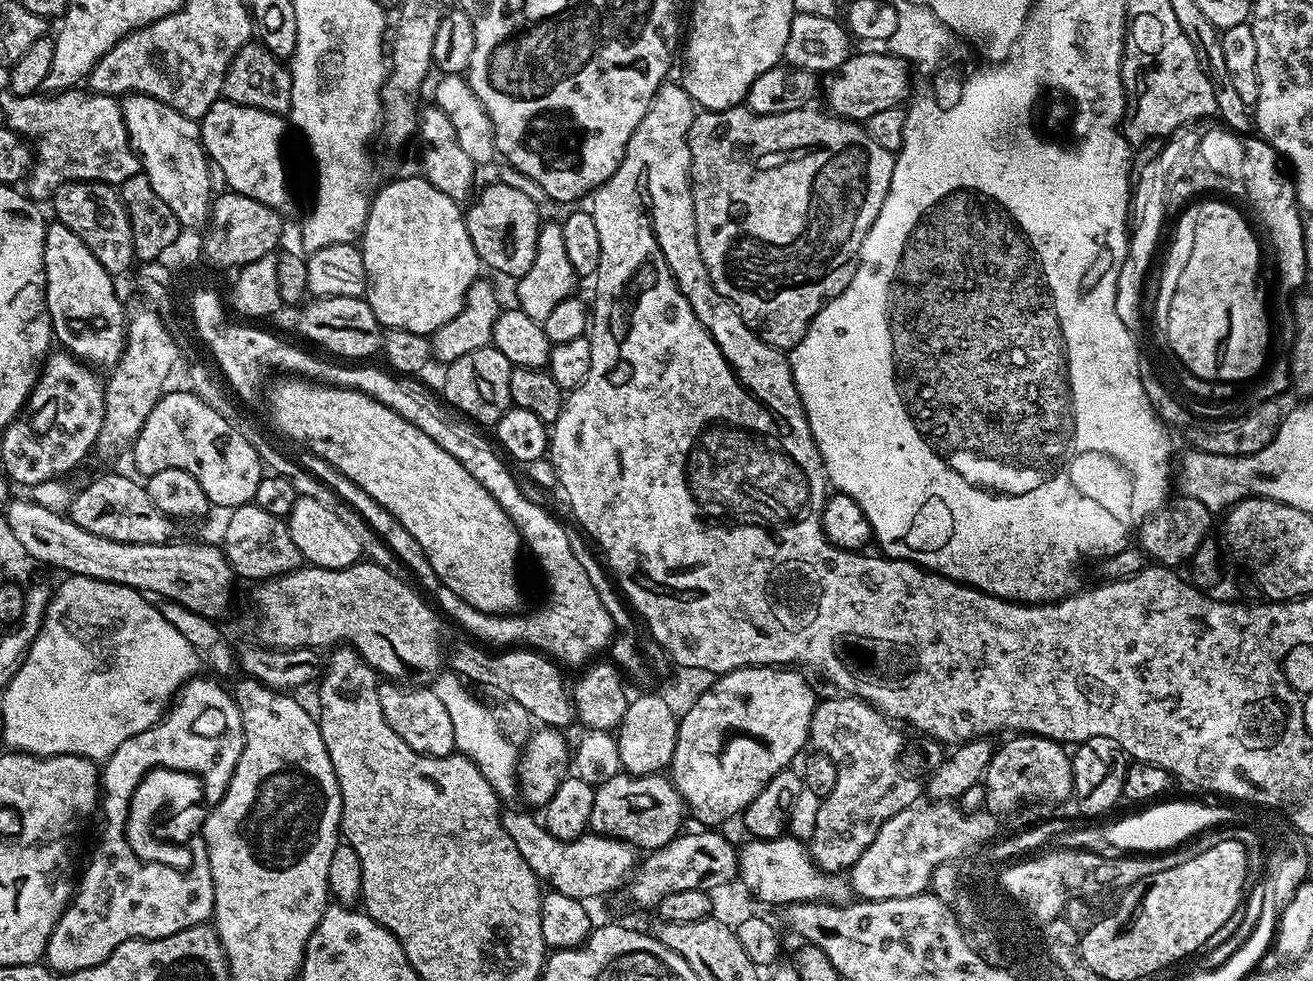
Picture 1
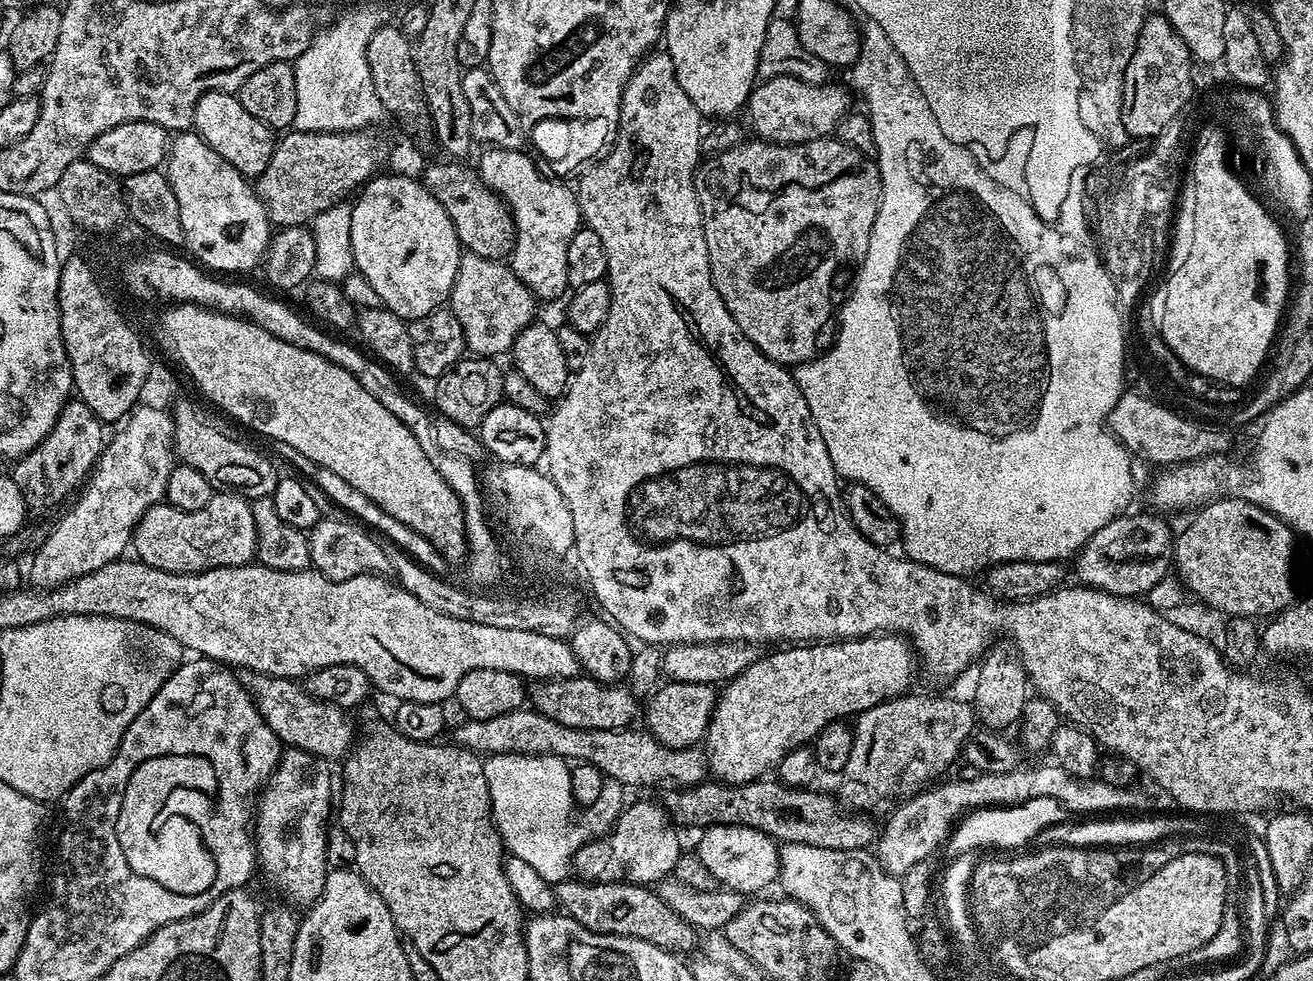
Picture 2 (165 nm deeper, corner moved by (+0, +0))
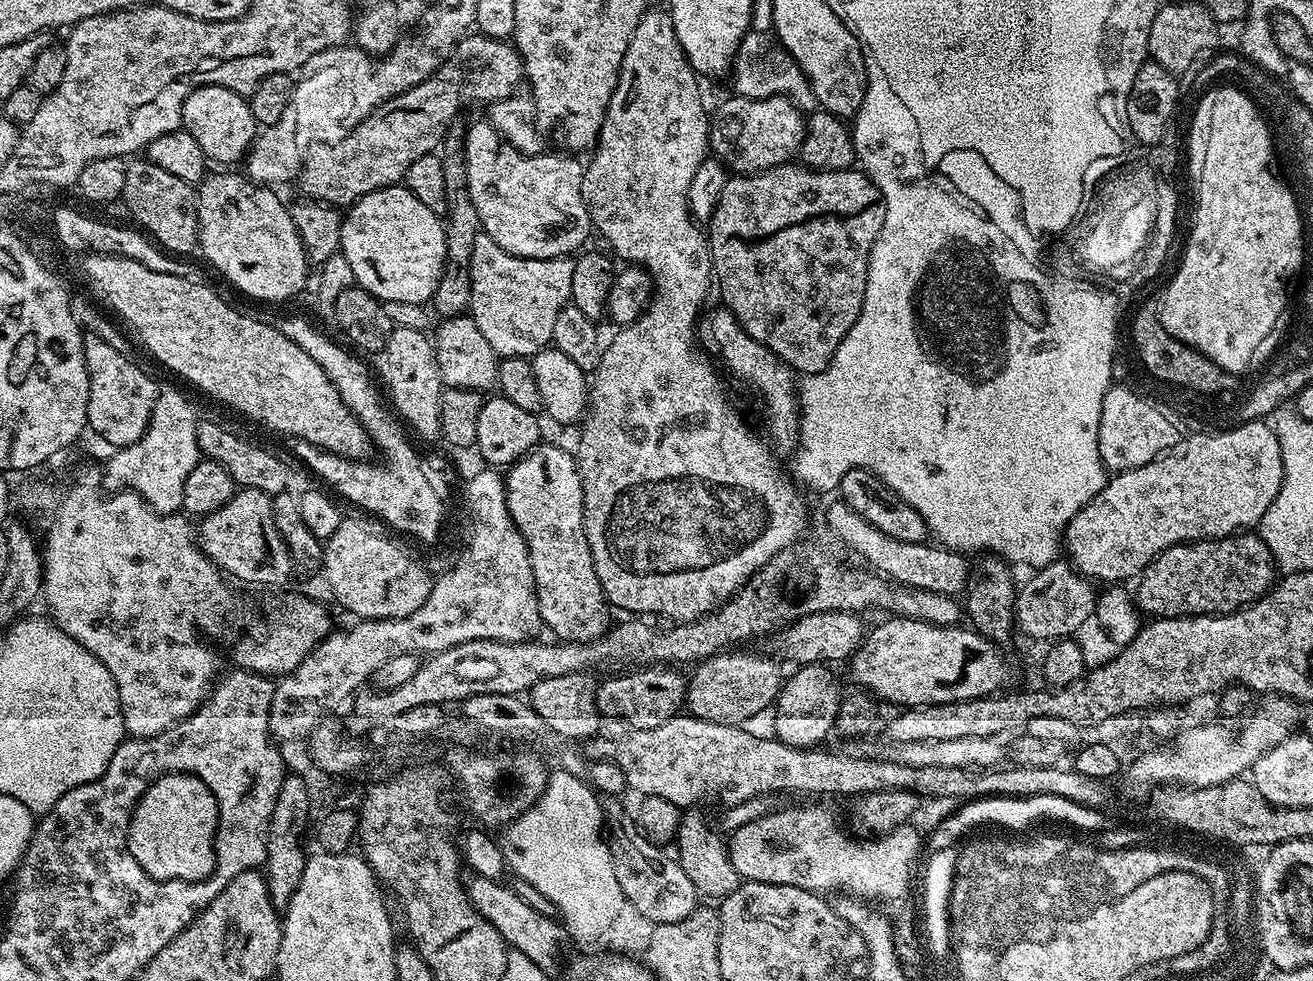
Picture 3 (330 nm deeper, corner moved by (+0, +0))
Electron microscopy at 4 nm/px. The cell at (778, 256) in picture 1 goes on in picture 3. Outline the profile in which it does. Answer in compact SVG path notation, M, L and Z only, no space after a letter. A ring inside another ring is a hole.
M796 162L779 164L773 168L767 168L765 172L753 172L751 174L736 174L722 186L722 192L718 198L714 214L706 222L706 235L708 237L708 249L712 255L711 269L714 273L714 284L720 288L720 296L723 307L734 314L734 318L754 338L754 342L762 342L782 362L786 362L797 374L809 376L815 372L821 372L828 368L828 364L834 358L842 338L854 326L858 314L864 305L866 294L866 274L868 273L868 259L872 253L874 242L882 230L882 222L886 218L886 206L884 199L880 197L878 186L867 176L863 170L855 167L822 172L814 168L805 168Z

